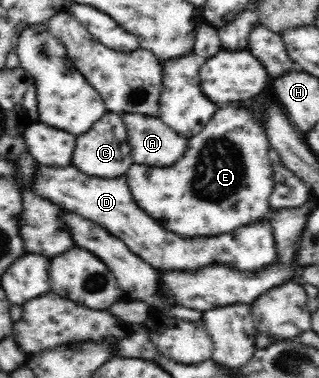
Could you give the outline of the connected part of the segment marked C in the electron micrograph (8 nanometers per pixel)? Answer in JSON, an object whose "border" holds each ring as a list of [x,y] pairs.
{"border":[[[108,111],[88,132],[78,135],[76,140],[72,154],[72,165],[88,176],[121,177],[135,163],[131,155],[129,132],[119,114]]]}

